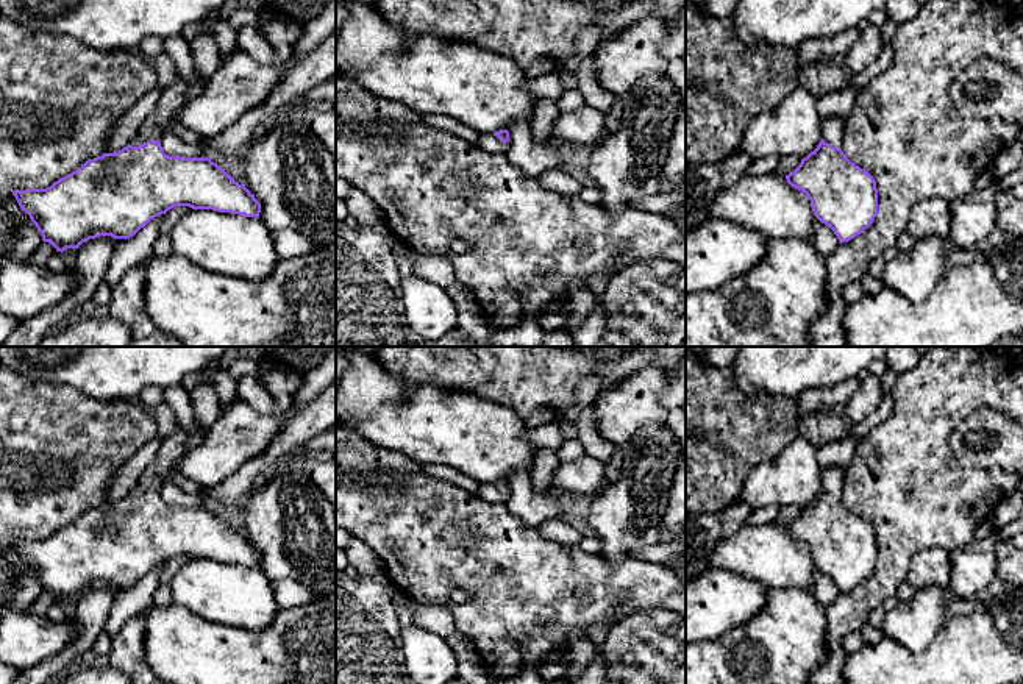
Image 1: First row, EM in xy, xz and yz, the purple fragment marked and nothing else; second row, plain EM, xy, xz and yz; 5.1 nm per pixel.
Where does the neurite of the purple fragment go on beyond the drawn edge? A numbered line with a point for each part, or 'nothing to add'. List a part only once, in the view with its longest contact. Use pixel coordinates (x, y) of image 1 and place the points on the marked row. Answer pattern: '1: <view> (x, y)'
1: xy (155, 125)

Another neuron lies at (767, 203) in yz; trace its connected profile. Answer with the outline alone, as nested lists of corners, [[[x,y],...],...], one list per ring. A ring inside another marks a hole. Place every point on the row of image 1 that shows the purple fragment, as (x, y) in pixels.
[[[773,172],[745,175],[732,187],[720,191],[711,208],[711,219],[734,222],[773,239],[812,242],[814,217],[807,195]]]

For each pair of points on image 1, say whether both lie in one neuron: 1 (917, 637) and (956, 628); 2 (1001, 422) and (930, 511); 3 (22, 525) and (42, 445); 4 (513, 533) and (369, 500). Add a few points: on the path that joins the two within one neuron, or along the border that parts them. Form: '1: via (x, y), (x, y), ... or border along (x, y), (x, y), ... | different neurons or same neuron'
1: border along (948, 617), (925, 648), (911, 651), (903, 645) | different neurons
2: border along (950, 433), (950, 448), (961, 464), (1003, 470) | different neurons
3: via (22, 505), (25, 470), (30, 466) | same neuron
4: via (477, 528), (422, 528), (405, 516) | same neuron

